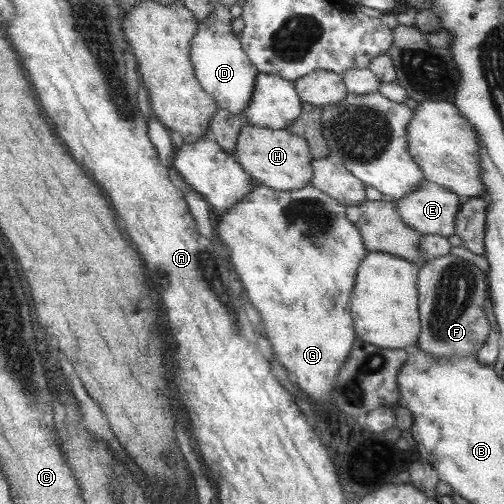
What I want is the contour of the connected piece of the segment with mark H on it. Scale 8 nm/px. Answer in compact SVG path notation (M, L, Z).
M245 124L240 132L235 157L254 180L259 180L261 185L273 187L275 190L301 190L312 184L312 162L315 158L312 156L309 143L306 138L292 133L288 128L270 129Z

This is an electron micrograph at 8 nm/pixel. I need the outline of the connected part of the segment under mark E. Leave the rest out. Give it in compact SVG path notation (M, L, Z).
M423 179L417 190L393 201L405 224L418 230L421 234L448 238L456 233L456 216L463 200L460 195L455 194L452 190Z

